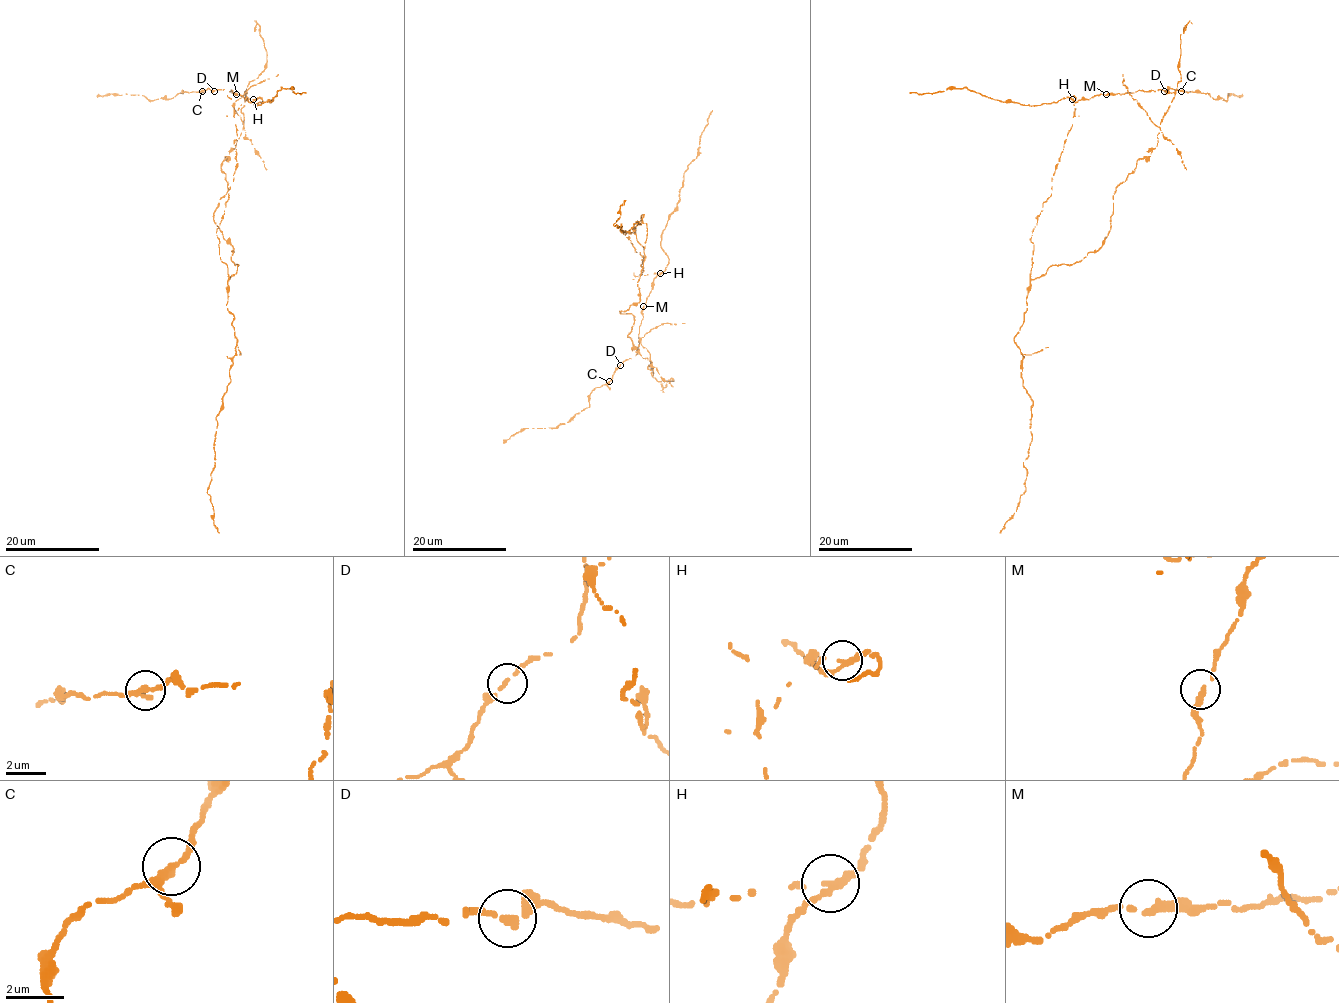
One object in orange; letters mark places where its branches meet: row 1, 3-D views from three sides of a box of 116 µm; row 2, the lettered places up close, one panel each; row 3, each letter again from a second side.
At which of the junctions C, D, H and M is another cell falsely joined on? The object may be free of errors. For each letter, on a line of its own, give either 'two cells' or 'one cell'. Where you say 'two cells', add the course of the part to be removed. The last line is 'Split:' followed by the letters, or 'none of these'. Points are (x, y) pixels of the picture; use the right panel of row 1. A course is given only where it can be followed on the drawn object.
C: one cell
D: one cell
H: two cells | (1072, 99), (1032, 230), (1032, 279), (1108, 235), (1115, 188), (1157, 144), (1183, 31)
M: one cell
Split: H

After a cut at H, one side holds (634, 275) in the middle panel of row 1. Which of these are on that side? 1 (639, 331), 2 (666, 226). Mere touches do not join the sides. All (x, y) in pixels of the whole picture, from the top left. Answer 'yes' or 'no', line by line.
1: no
2: no

